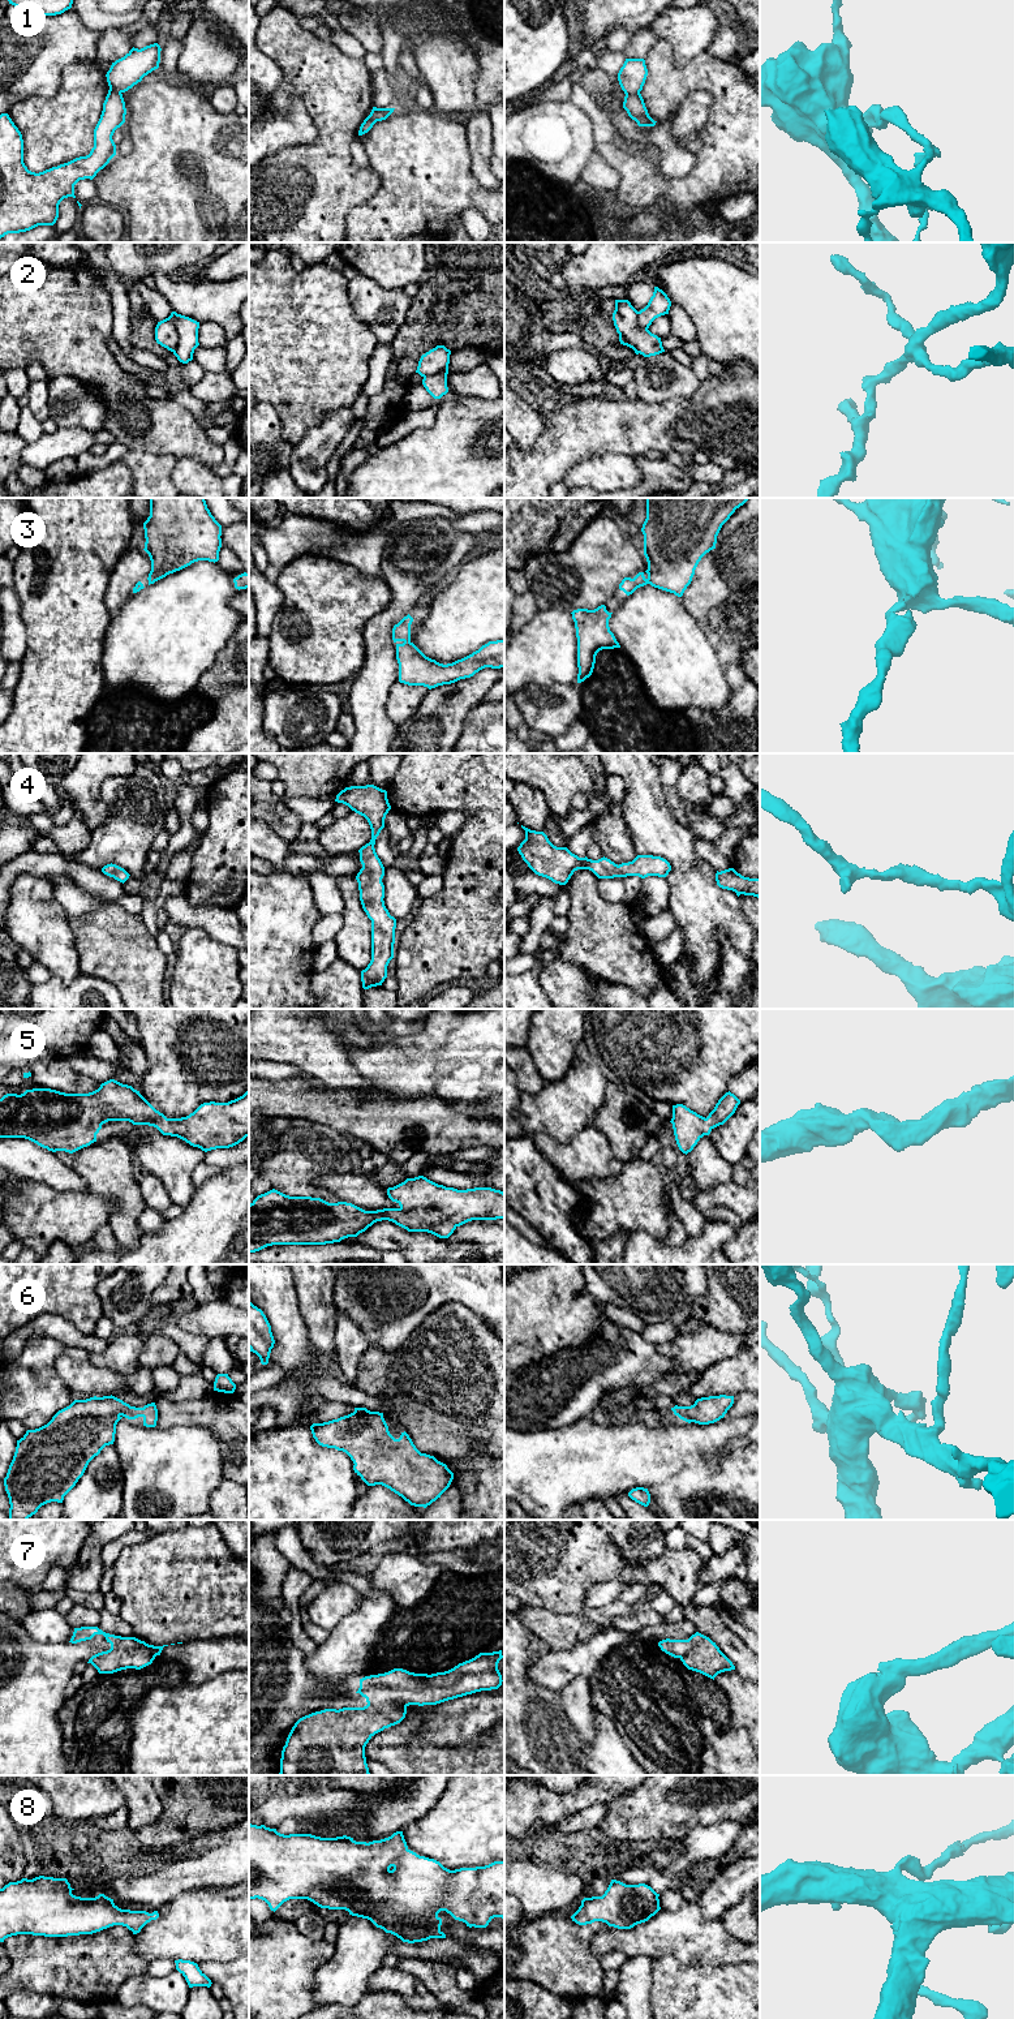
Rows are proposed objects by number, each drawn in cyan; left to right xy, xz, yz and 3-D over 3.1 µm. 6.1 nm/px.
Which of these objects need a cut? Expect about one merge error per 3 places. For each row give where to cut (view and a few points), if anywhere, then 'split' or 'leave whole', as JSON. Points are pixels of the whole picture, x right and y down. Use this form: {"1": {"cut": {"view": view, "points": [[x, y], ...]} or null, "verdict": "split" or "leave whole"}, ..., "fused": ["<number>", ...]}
{"1": {"cut": {"view": "yz", "points": [[639, 91], [626, 94]]}, "verdict": "split"}, "2": {"cut": {"view": "xy", "points": [[175, 312], [172, 321], [177, 334], [177, 346], [172, 351]]}, "verdict": "split"}, "3": {"cut": null, "verdict": "leave whole"}, "4": {"cut": null, "verdict": "leave whole"}, "5": {"cut": null, "verdict": "leave whole"}, "6": {"cut": null, "verdict": "leave whole"}, "7": {"cut": null, "verdict": "leave whole"}, "8": {"cut": null, "verdict": "leave whole"}, "fused": ["1", "2"]}

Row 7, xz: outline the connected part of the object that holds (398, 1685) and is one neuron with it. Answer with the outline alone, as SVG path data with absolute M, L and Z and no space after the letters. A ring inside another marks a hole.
M502 1650L480 1653L444 1672L427 1675L394 1668L360 1679L356 1693L365 1697L368 1705L325 1709L300 1718L283 1747L279 1775L370 1775L365 1747L375 1734L400 1723L409 1705L437 1705L476 1692L498 1689L503 1681L498 1670L502 1658Z

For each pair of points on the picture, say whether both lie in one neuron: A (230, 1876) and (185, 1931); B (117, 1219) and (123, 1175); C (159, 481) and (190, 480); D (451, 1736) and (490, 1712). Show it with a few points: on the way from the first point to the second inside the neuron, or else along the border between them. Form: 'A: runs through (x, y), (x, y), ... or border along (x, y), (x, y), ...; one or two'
A: border along (207, 1888), (185, 1890), (177, 1897); two
B: runs through (124, 1208), (123, 1185); one
C: border along (177, 459), (172, 471), (172, 484); two
D: runs through (460, 1727), (473, 1714), (481, 1712); one

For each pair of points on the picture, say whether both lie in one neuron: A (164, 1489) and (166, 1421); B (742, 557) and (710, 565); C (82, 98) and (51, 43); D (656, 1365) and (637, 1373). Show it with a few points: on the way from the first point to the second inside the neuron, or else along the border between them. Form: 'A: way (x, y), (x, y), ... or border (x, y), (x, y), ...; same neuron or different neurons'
A: border (155, 1426), (196, 1427); different neurons
B: border (714, 549), (718, 557), (720, 572), (730, 591); different neurons
C: border (94, 60), (71, 63), (54, 95); different neurons
D: way (652, 1365), (645, 1365), (641, 1369); same neuron

